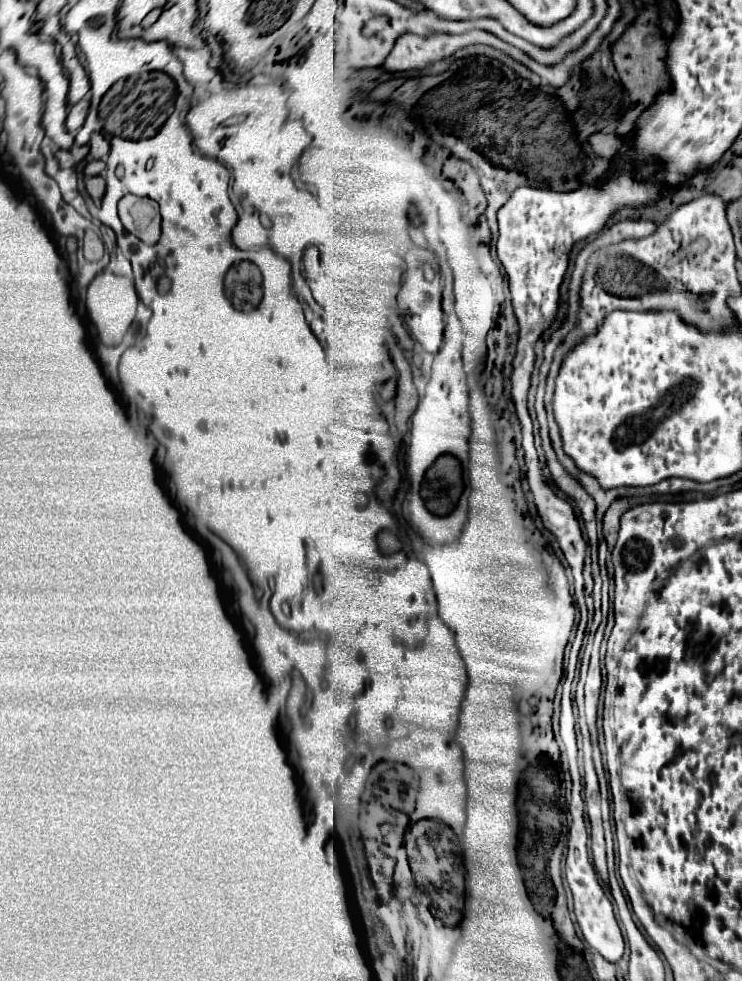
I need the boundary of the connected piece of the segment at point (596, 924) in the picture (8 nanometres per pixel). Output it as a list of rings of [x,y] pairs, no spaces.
[[[568,688],[564,690],[562,696],[562,714],[560,714],[560,736],[566,744],[566,754],[570,760],[570,776],[572,781],[571,800],[569,801],[568,812],[572,817],[572,826],[570,826],[570,836],[568,836],[568,858],[566,858],[566,882],[572,890],[574,896],[574,912],[578,918],[578,924],[582,928],[582,934],[586,942],[602,954],[608,962],[618,962],[624,954],[624,936],[618,926],[618,920],[612,912],[612,904],[606,898],[602,886],[598,884],[596,870],[590,864],[588,850],[588,832],[586,822],[584,822],[584,798],[582,798],[582,776],[578,770],[578,746],[576,746],[576,730],[574,730],[574,712],[572,712],[572,700],[568,694]]]

